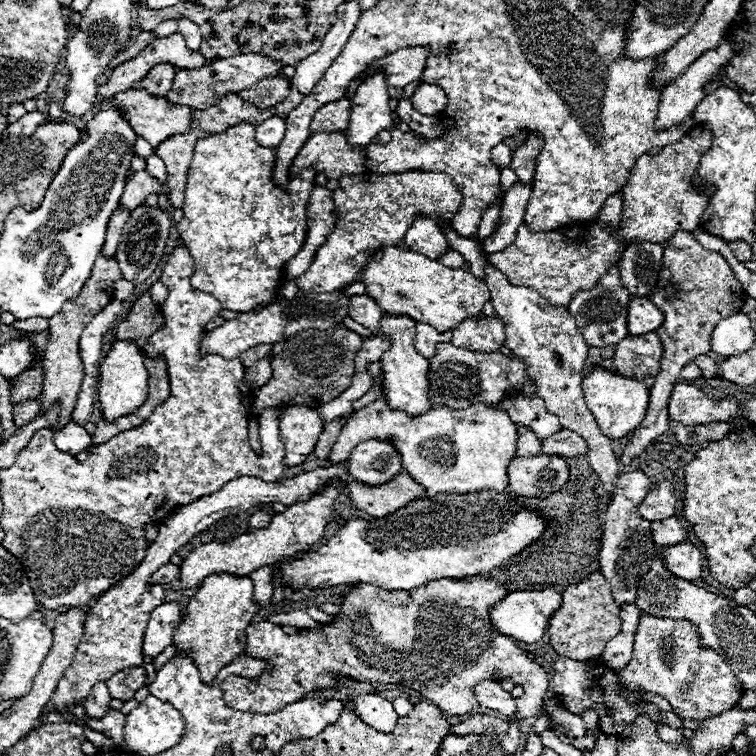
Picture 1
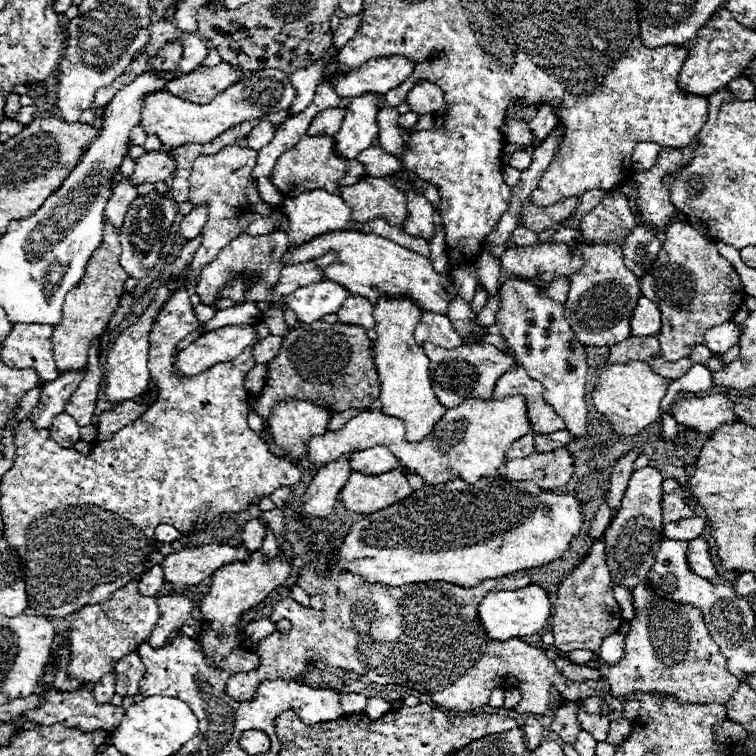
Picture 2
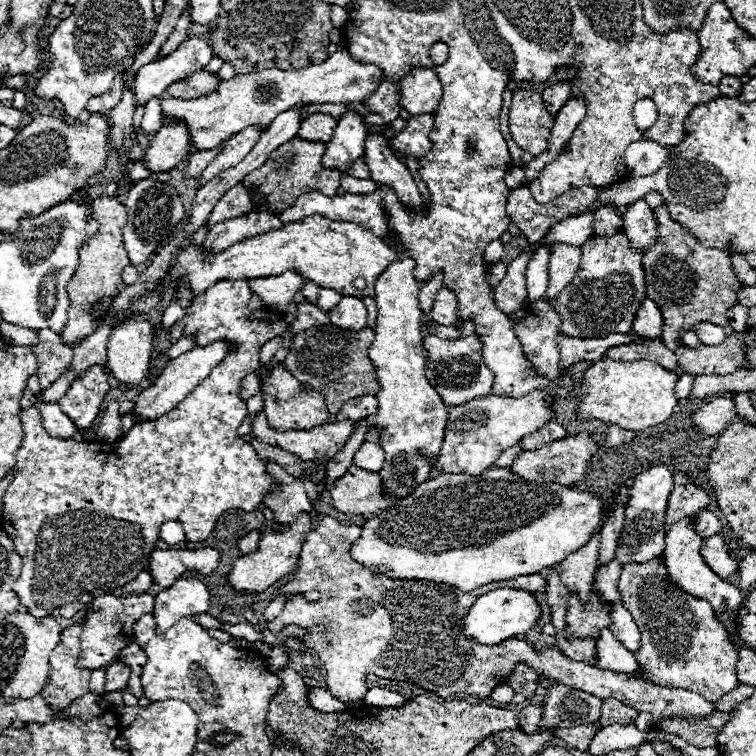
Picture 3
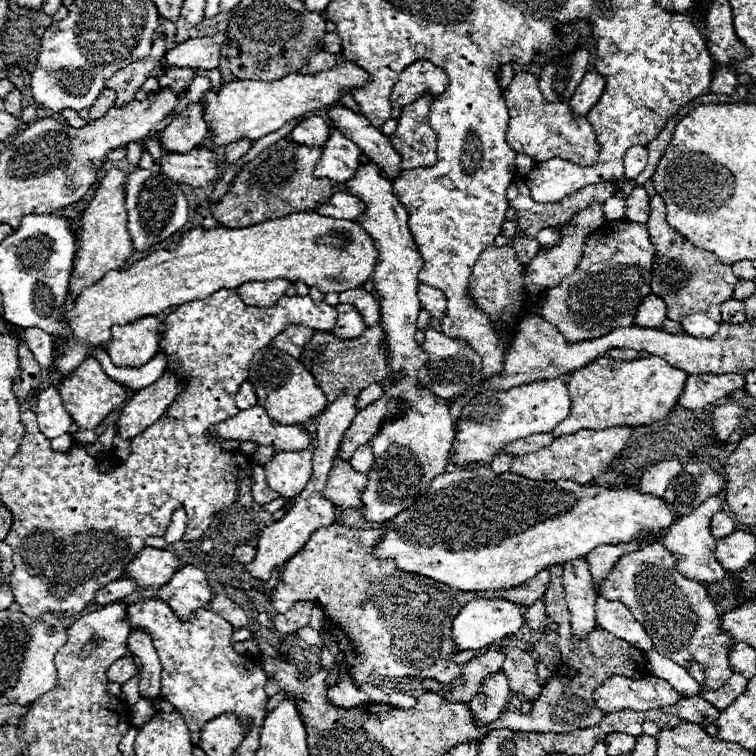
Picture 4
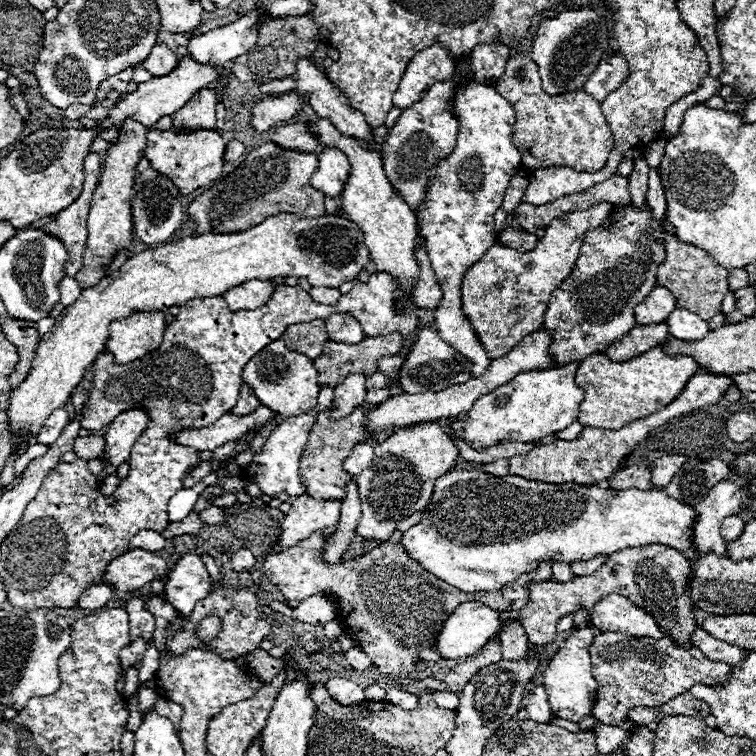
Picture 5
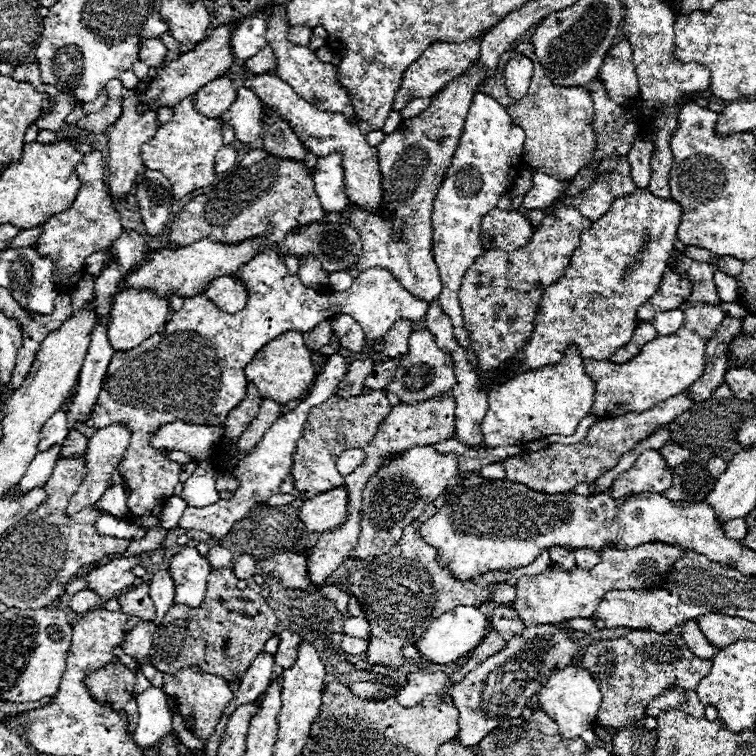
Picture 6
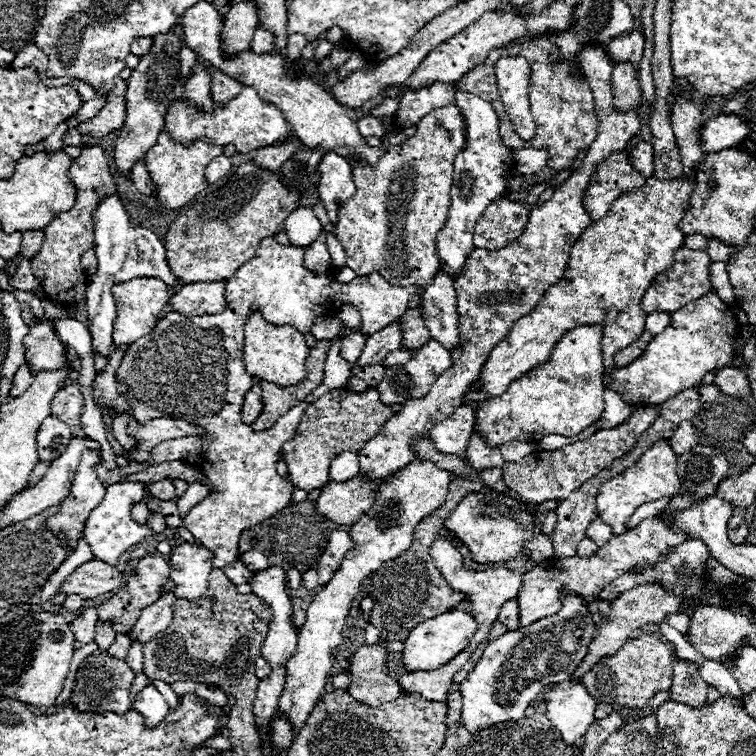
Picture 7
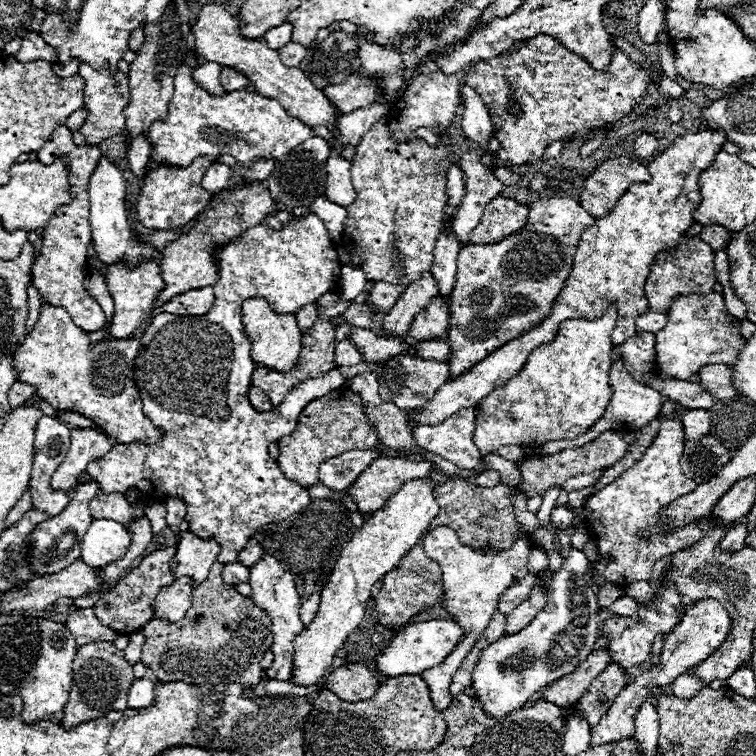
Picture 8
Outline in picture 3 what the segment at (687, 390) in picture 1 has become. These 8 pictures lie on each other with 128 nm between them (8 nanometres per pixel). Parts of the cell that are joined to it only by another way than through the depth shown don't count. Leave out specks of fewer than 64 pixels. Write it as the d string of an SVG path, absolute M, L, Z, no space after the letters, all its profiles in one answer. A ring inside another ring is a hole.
M722 396L700 404L692 412L694 424L698 424L698 428L708 436L722 434L726 430L726 426L730 422L734 422L736 418L738 418L738 412L734 408L734 402L730 398L722 398Z

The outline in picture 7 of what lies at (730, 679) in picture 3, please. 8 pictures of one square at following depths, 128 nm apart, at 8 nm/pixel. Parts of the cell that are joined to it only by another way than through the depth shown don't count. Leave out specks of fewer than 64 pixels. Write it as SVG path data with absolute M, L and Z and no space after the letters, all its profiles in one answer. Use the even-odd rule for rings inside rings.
M646 518L636 528L610 536L610 540L598 548L598 552L592 558L548 558L540 562L536 568L524 574L522 578L522 592L518 594L518 608L520 608L520 626L532 624L534 620L552 616L562 608L560 602L560 590L566 588L570 594L582 596L586 602L594 602L600 596L600 590L622 576L622 572L634 570L634 568L650 568L650 564L656 564L662 554L670 552L670 548L676 548L686 542L686 536L668 528L668 522L664 518Z

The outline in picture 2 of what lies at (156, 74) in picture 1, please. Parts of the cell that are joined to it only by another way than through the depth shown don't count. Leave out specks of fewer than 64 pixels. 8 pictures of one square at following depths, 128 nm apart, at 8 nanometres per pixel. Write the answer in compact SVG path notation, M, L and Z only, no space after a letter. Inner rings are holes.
M168 42L150 62L150 70L148 72L158 72L158 74L166 74L166 72L172 72L176 66L178 66L178 60L180 60L180 54L182 54L182 48L180 44L176 42Z

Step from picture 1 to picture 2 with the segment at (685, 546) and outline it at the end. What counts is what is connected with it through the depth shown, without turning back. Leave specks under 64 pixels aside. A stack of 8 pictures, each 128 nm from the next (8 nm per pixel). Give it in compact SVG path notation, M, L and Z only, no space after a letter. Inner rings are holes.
M694 538L690 542L690 548L686 550L686 560L690 560L690 572L698 572L698 576L716 578L718 572L712 564L710 546L704 538Z

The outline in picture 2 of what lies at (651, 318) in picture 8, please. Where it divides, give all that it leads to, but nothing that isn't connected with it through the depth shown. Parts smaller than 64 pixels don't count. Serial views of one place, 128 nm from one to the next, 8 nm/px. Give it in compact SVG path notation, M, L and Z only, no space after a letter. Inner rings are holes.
M728 320L726 324L714 326L710 330L706 330L704 334L704 344L718 354L726 354L732 346L736 346L740 342L740 324L736 324L734 320Z

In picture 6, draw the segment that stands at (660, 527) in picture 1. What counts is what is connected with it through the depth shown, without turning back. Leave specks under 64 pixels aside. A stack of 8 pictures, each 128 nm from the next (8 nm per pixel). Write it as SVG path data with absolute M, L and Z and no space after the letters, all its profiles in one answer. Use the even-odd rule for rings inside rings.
M734 518L734 520L728 520L722 528L724 528L726 538L732 538L732 540L742 540L742 538L746 536L746 532L748 532L744 518Z

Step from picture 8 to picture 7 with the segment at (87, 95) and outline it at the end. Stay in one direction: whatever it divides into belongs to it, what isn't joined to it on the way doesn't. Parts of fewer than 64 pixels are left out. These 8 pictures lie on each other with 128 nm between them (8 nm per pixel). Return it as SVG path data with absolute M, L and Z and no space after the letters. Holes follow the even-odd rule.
M116 78L114 80L114 88L106 94L104 108L94 118L78 124L76 130L80 134L92 136L92 138L100 138L100 136L106 136L106 134L122 128L124 118L126 118L124 92L126 92L126 82L122 78Z

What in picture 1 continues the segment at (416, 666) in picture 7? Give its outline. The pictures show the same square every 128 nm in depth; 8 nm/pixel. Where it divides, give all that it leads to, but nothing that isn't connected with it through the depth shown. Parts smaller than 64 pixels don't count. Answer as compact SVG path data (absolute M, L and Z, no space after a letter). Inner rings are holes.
M520 590L520 592L510 592L504 600L500 600L490 610L490 620L500 634L512 636L512 638L526 642L526 644L532 644L532 642L538 642L544 636L544 632L548 628L548 620L554 616L554 612L560 606L562 606L560 594L554 592L554 590L540 590L540 592Z

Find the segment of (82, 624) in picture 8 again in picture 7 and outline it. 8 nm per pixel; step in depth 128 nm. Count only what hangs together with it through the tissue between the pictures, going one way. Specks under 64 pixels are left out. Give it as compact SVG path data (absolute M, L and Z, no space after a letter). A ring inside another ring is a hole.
M84 608L82 614L72 622L72 630L74 630L74 636L78 642L82 644L90 644L94 640L94 624L98 620L98 614L96 614L96 608ZM118 633L113 644L108 648L107 653L115 658L125 660L131 643L132 641L127 634Z

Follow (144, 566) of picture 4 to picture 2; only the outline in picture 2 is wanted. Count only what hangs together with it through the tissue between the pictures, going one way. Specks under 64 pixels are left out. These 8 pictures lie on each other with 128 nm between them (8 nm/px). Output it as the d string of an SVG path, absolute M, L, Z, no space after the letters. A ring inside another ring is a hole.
M206 544L198 548L186 548L182 552L170 554L164 558L164 578L172 584L188 584L196 586L204 578L212 576L222 566L232 562L246 562L252 552L246 552L242 544L238 546L220 546L220 544Z

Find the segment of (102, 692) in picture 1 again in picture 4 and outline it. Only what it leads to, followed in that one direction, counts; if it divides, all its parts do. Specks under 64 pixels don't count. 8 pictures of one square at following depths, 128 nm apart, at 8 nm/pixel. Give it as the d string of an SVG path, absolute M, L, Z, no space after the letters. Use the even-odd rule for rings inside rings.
M118 658L110 668L108 668L108 672L106 672L106 676L108 676L108 680L110 680L110 684L124 684L124 682L128 682L132 676L136 676L138 674L138 668L136 668L136 664L134 664L134 660L132 658Z

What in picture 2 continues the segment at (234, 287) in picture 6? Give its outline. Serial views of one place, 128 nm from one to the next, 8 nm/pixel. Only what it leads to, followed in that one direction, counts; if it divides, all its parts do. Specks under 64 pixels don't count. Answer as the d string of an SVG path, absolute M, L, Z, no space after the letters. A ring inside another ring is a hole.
M330 250L330 252L326 252L324 256L320 256L316 260L300 262L300 264L282 268L280 282L276 284L274 294L272 294L272 302L278 302L280 296L290 294L290 292L294 292L298 288L304 288L304 286L310 286L310 284L316 284L316 282L324 282L322 268L330 266L336 258L338 258L338 254L334 250Z

